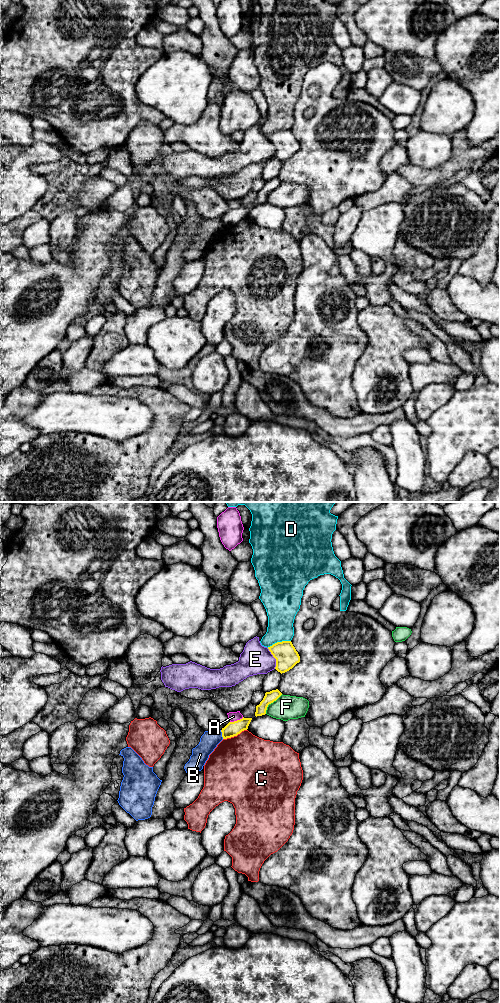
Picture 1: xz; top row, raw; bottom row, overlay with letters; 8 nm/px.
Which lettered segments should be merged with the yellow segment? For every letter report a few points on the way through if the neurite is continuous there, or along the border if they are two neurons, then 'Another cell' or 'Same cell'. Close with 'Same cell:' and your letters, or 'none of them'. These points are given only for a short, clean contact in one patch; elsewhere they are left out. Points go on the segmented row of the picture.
A: Boundary: xz (243, 717), (230, 722). Another cell
B: Boundary: xz (220, 730), (223, 738). Another cell
C: Boundary: xz (246, 729), (236, 735), (223, 739). Another cell
D: Another cell
E: Another cell
F: Another cell
Same cell: none of them

